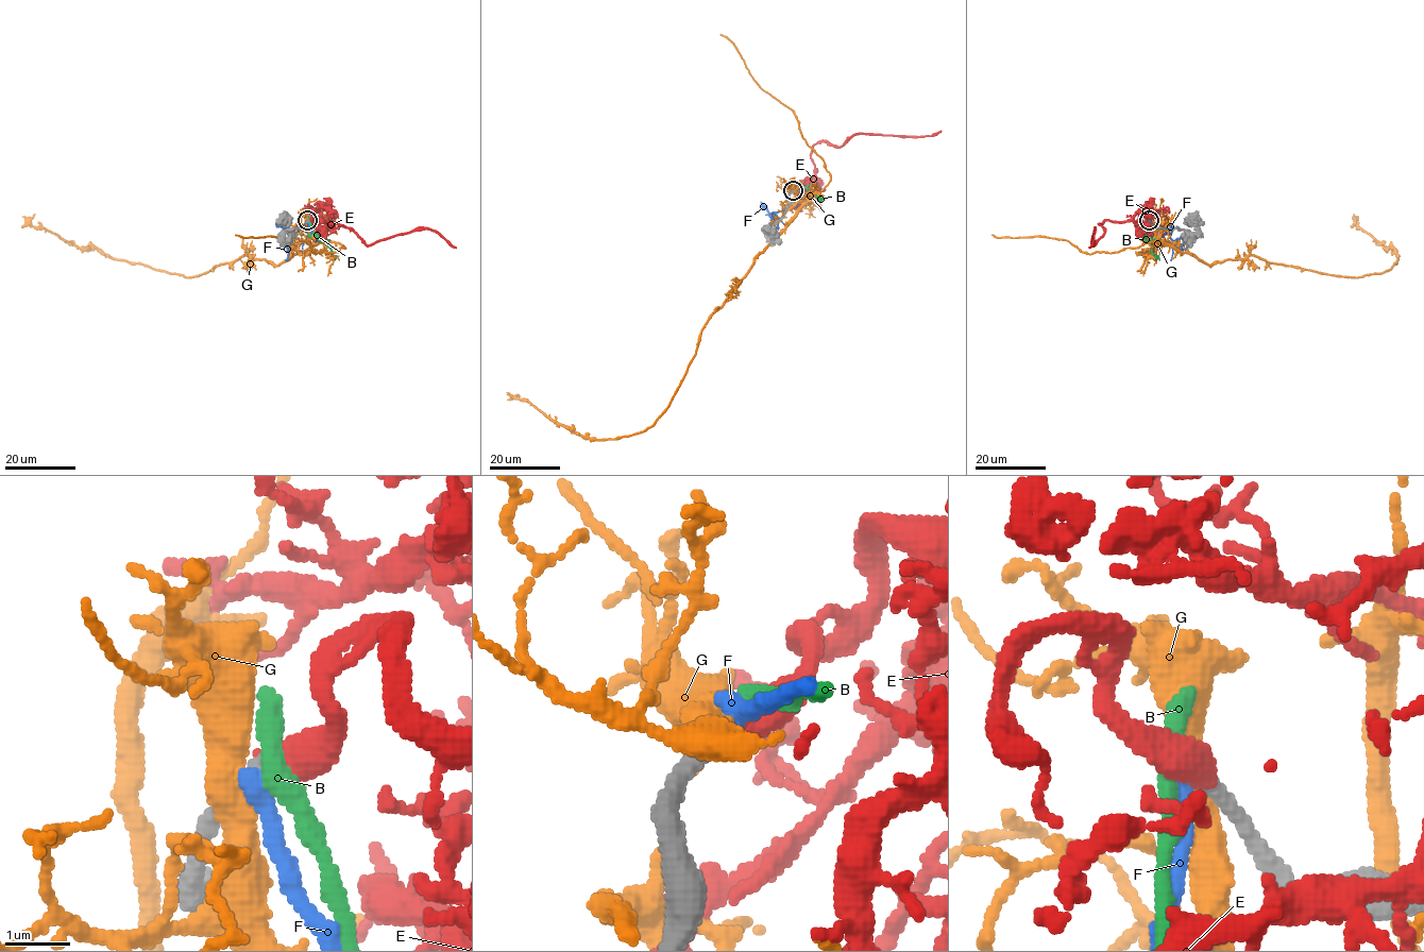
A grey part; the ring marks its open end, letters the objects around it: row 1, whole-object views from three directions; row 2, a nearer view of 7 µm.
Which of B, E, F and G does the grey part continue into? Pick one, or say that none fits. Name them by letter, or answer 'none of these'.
E

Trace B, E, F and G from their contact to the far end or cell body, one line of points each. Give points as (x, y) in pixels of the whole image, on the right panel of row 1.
B: (1148, 220), (1146, 239), (1159, 259)
E: (1149, 220), (1141, 213), (1134, 223), (1105, 220), (1100, 224), (1105, 234), (1095, 244), (1095, 228), (1089, 248)
F: (1148, 220), (1147, 232), (1159, 238), (1167, 230), (1173, 240), (1184, 240), (1181, 250)
G: (1150, 221), (1150, 233), (1210, 265), (1257, 255), (1338, 275), (1389, 270), (1393, 249), (1354, 214)

